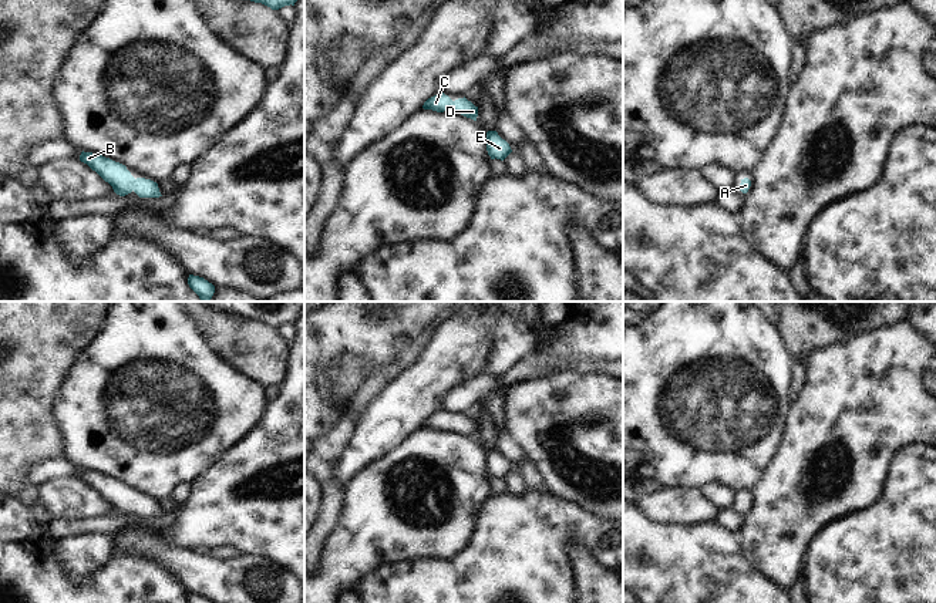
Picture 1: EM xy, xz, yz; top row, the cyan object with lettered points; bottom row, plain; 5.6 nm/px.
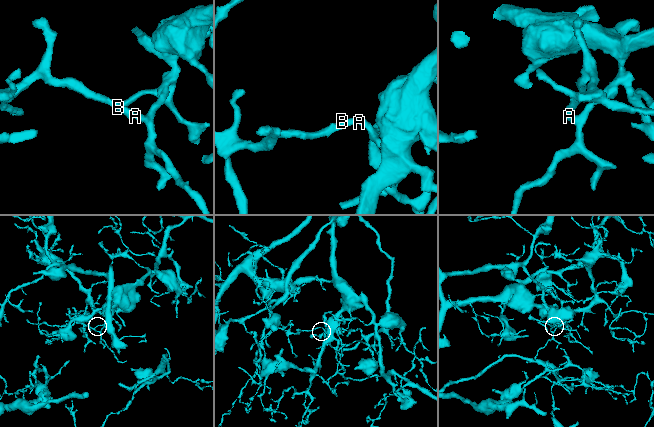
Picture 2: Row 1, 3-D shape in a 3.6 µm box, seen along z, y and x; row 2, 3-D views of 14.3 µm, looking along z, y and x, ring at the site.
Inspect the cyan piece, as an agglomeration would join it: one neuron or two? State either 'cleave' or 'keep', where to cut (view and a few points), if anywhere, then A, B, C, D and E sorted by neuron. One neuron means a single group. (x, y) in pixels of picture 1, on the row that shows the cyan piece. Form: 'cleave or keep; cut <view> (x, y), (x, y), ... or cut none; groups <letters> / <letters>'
keep; cut none; groups A B C D E

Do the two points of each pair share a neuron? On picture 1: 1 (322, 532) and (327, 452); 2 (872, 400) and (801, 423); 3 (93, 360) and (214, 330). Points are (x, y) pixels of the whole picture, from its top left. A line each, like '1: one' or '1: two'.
1: one
2: one
3: two

